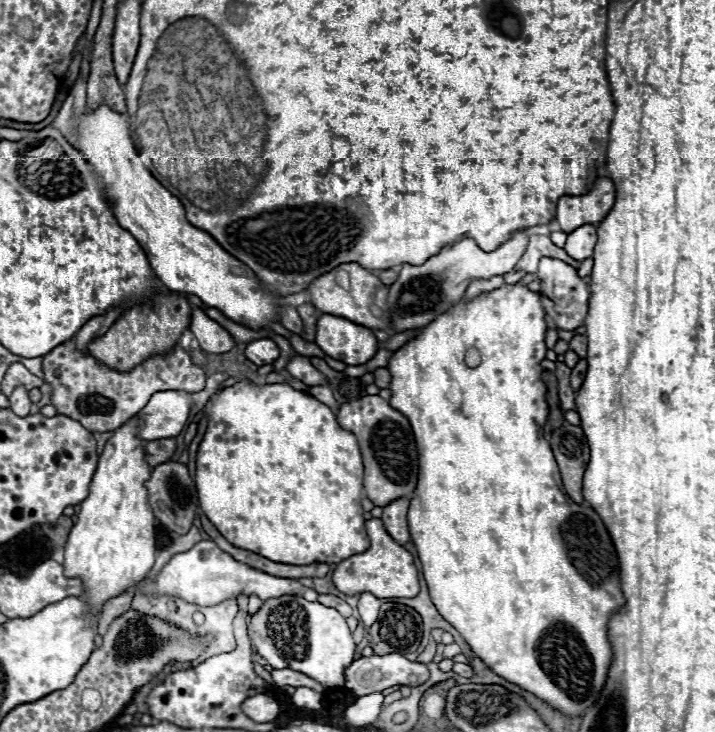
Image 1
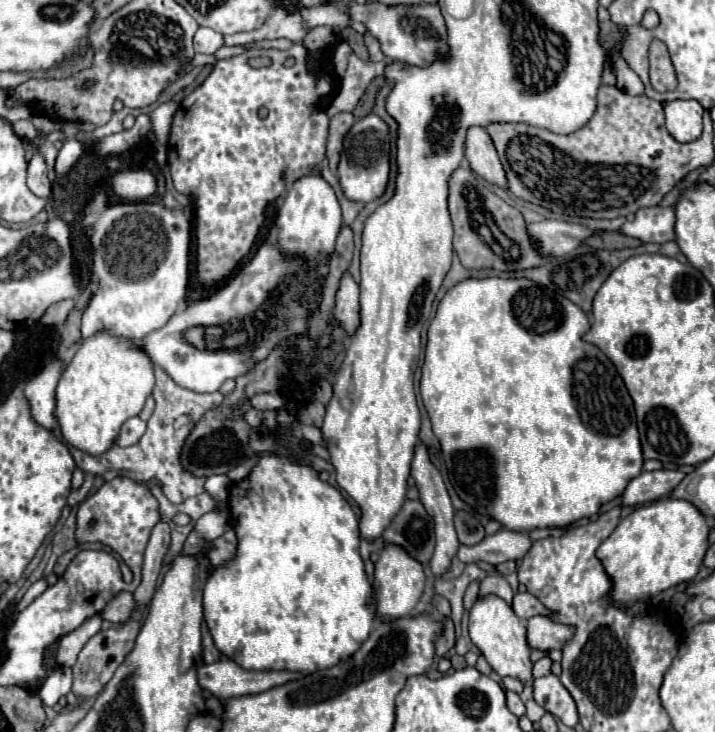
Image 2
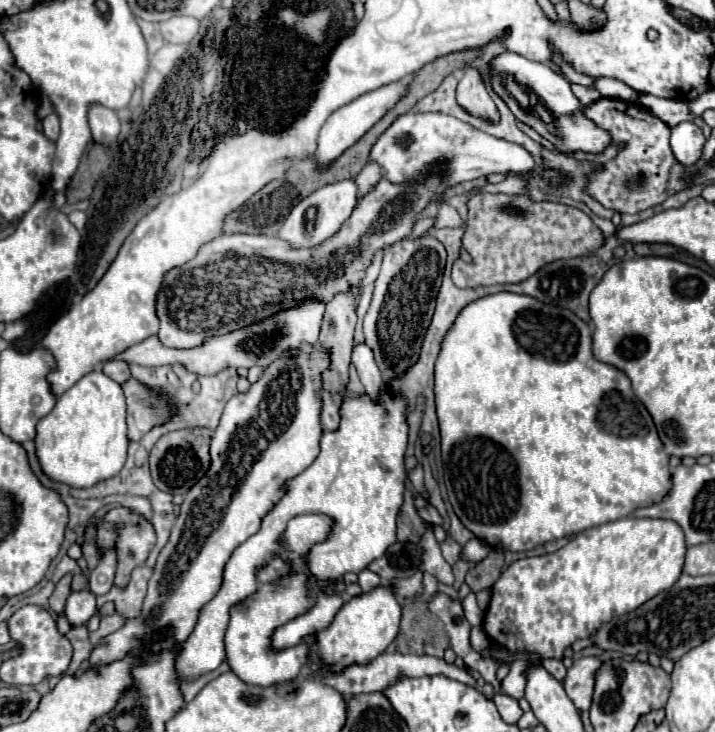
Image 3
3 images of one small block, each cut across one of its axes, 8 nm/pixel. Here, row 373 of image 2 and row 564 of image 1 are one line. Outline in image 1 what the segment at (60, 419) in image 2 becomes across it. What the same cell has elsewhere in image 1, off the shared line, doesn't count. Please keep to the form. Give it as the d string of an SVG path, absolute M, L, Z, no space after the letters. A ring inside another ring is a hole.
M134 416L112 432L90 482L90 494L80 504L78 520L64 548L64 574L84 580L88 590L86 602L92 612L100 612L106 600L118 596L130 584L144 580L154 566L156 518L148 506L144 486L150 478L150 466L144 460L144 440L136 438L138 430L140 418Z

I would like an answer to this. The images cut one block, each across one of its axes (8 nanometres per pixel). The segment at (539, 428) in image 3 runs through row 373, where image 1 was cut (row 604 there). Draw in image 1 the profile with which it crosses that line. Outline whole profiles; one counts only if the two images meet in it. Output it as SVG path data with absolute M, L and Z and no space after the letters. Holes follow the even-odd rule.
M504 284L496 290L484 292L476 296L474 300L460 300L452 310L446 310L440 314L440 318L434 318L428 326L420 328L416 338L408 340L402 348L398 348L392 358L388 360L386 370L390 372L390 406L400 410L412 426L418 458L420 458L420 478L414 490L414 496L410 500L408 508L408 528L410 538L418 550L422 572L432 596L432 602L436 604L438 612L464 636L464 640L470 644L472 652L484 660L488 668L492 668L498 676L506 678L512 684L518 684L520 688L536 694L556 710L568 716L582 716L596 700L598 692L604 686L606 672L610 666L612 650L608 642L608 618L614 610L618 610L624 604L624 596L620 590L618 580L618 560L612 546L612 540L604 528L602 518L592 510L568 502L560 480L560 472L554 460L554 454L550 450L550 444L542 436L544 422L548 418L548 404L546 404L546 384L542 382L542 366L540 362L546 358L546 312L544 306L540 306L540 294L528 290L526 284Z

